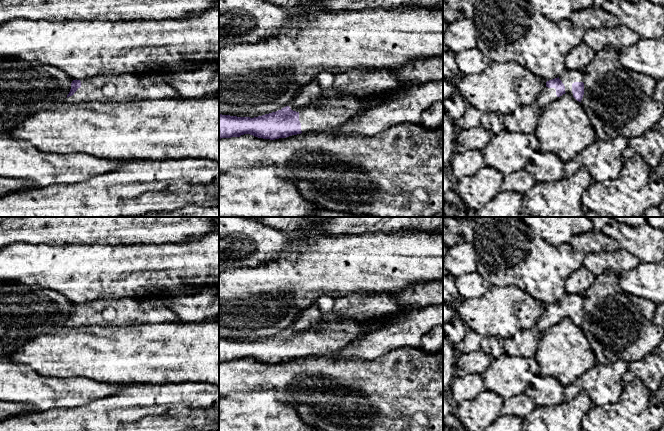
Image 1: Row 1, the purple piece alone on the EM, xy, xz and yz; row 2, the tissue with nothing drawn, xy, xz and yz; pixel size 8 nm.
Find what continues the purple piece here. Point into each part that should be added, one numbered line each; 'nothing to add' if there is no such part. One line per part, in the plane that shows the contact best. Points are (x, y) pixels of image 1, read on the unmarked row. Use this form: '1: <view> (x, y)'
1: yz (568, 301)

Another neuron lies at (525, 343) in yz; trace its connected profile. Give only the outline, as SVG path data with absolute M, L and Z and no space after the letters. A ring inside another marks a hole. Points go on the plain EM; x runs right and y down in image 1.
M538 328L521 330L514 336L505 339L504 350L510 356L534 357L542 332Z

